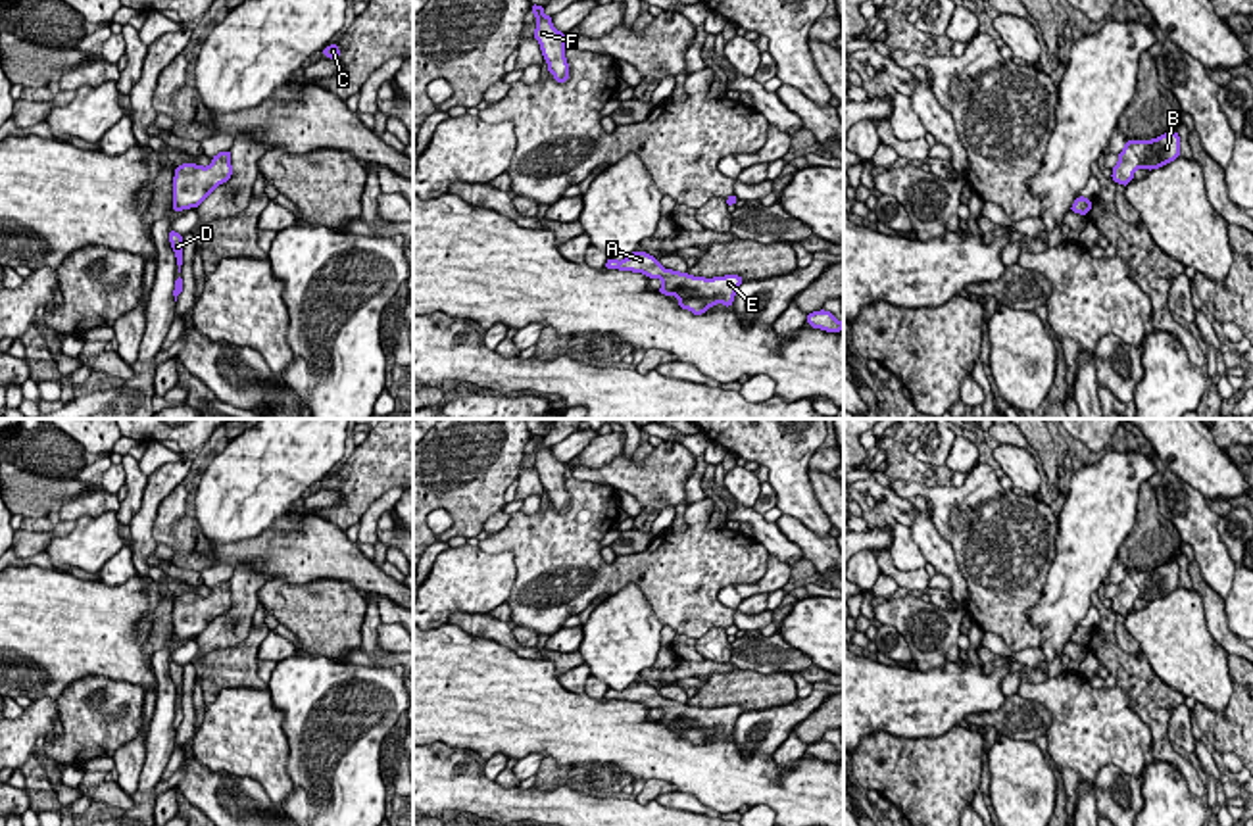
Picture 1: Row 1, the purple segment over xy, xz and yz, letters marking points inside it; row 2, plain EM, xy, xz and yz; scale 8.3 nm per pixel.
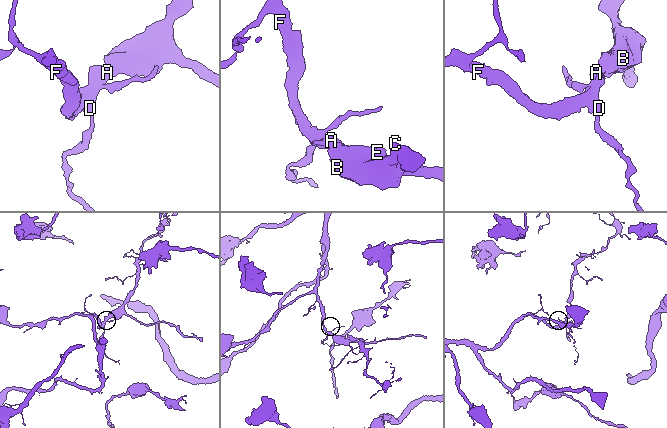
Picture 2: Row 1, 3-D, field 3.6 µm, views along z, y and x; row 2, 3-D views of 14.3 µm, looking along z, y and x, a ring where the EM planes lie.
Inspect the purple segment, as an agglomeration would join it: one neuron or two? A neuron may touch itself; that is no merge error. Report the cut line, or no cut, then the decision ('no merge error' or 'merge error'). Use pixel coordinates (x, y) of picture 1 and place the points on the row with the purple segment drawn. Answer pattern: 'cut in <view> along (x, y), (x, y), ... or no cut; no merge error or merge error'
no cut; no merge error

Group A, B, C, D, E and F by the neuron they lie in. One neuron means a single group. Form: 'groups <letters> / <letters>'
groups A B C D E F

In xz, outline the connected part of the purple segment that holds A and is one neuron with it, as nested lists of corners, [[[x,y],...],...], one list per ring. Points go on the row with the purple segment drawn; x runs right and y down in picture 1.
[[[634,250],[623,261],[607,259],[605,269],[632,271],[648,275],[650,279],[661,279],[663,286],[657,290],[665,296],[676,296],[682,309],[692,311],[694,315],[705,313],[715,304],[730,307],[736,296],[738,286],[744,282],[740,275],[725,277],[692,277],[688,273],[665,269],[659,261],[646,254]]]

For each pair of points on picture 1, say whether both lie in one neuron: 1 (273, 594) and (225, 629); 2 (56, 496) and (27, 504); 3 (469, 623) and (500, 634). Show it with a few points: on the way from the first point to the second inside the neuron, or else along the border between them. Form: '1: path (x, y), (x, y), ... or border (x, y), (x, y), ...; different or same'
1: border (271, 579), (260, 588), (258, 602); different
2: path (49, 496), (35, 496); same
3: path (477, 625), (492, 631); same

